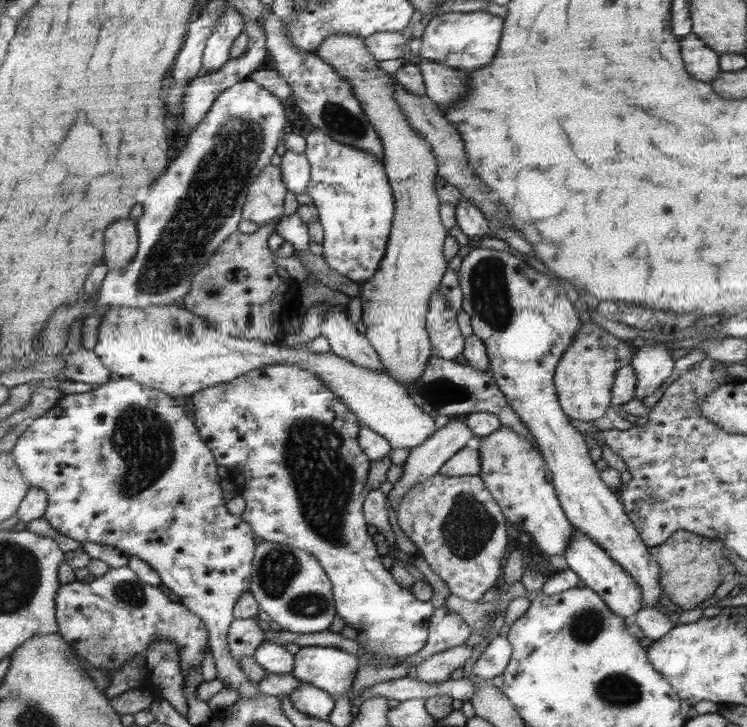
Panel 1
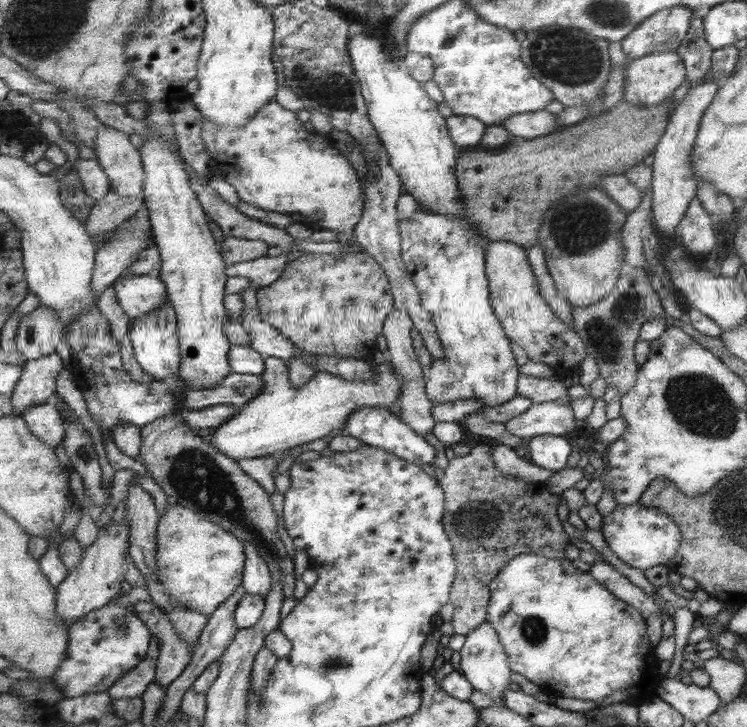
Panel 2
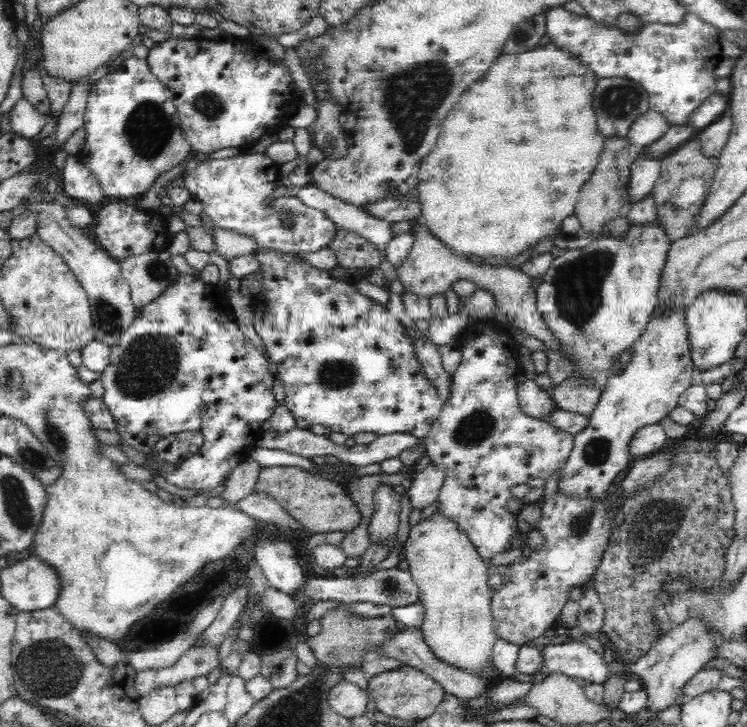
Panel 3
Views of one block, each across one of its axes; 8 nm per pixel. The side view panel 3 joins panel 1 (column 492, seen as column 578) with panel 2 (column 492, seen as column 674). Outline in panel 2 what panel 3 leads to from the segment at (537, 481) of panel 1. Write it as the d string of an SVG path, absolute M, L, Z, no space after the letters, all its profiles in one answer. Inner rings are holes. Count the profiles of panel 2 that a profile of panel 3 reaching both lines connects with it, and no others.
M418 209L409 219L397 223L400 232L400 256L407 265L413 285L419 290L420 304L432 317L445 356L423 368L425 396L434 404L445 404L461 399L478 400L482 407L493 408L516 396L517 366L509 350L509 342L501 330L488 296L488 279L484 268L484 249L476 232L465 221L450 216L425 214Z

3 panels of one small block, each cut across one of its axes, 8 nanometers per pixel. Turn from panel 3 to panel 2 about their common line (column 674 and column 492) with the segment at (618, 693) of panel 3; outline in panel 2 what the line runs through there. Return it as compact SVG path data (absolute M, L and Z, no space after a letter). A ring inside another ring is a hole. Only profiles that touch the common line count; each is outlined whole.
M485 444L472 447L465 456L454 456L449 460L445 469L441 470L438 483L445 492L444 532L452 541L453 557L456 560L456 578L449 595L449 604L453 605L454 611L449 624L453 627L453 634L465 636L486 621L488 600L491 598L491 582L500 572L501 566L505 566L515 554L523 552L565 560L561 550L570 543L561 530L562 522L555 516L555 506L560 494L551 494L541 486L539 496L537 483L526 483L516 476L502 473L492 459L492 449Z

